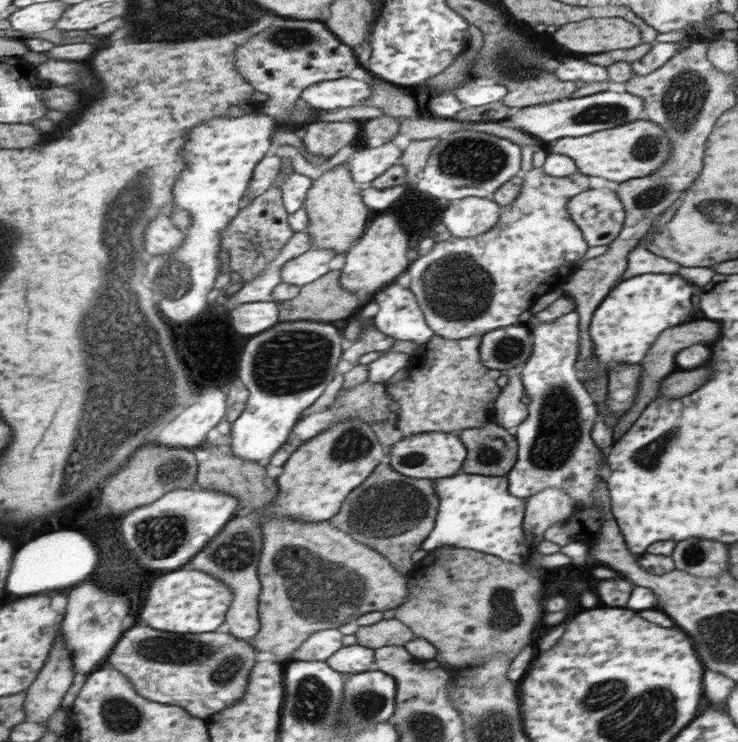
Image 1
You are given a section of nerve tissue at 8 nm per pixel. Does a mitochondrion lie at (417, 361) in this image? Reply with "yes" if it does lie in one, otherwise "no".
no

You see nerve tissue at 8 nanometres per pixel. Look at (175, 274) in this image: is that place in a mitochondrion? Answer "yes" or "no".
yes

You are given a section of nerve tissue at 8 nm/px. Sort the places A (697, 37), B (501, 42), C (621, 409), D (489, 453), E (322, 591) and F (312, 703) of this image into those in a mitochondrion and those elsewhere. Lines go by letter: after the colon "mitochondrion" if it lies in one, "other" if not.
A: other
B: mitochondrion
C: mitochondrion
D: mitochondrion
E: mitochondrion
F: mitochondrion

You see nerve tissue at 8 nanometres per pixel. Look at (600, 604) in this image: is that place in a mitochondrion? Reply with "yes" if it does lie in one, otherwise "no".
no

